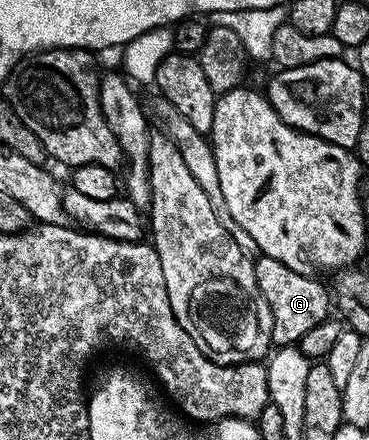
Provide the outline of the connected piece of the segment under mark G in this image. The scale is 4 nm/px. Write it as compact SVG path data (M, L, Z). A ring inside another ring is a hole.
M263 256L257 257L254 265L256 283L272 313L272 340L277 347L299 343L300 338L306 336L306 332L329 321L330 294L327 289L324 291L322 283L315 282L315 277L294 272L286 268L286 264Z

